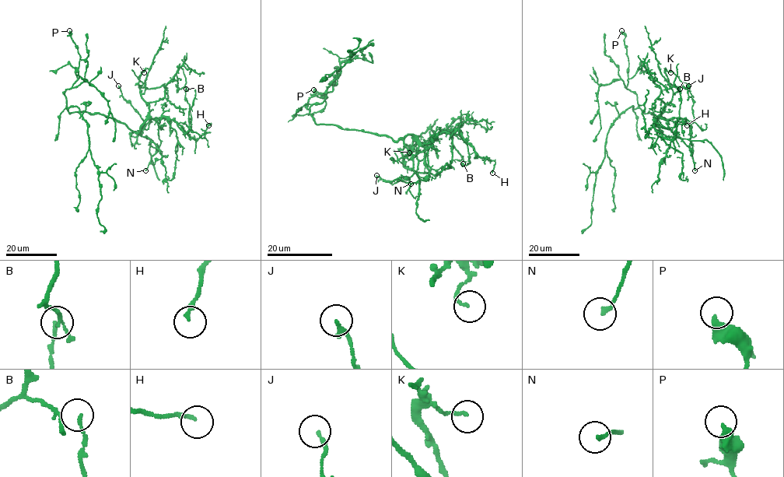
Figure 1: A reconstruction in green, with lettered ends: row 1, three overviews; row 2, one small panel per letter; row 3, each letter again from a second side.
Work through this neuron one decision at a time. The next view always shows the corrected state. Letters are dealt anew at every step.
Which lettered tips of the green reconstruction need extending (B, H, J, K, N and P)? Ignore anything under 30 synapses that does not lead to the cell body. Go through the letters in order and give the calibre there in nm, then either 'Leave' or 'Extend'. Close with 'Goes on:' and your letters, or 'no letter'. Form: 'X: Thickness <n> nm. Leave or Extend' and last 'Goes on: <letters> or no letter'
B: Thickness 80 nm. Leave
H: Thickness 180 nm. Leave
J: Thickness 200 nm. Leave
K: Thickness 140 nm. Leave
N: Thickness 170 nm. Leave
P: Thickness 360 nm. Leave
Goes on: no letter

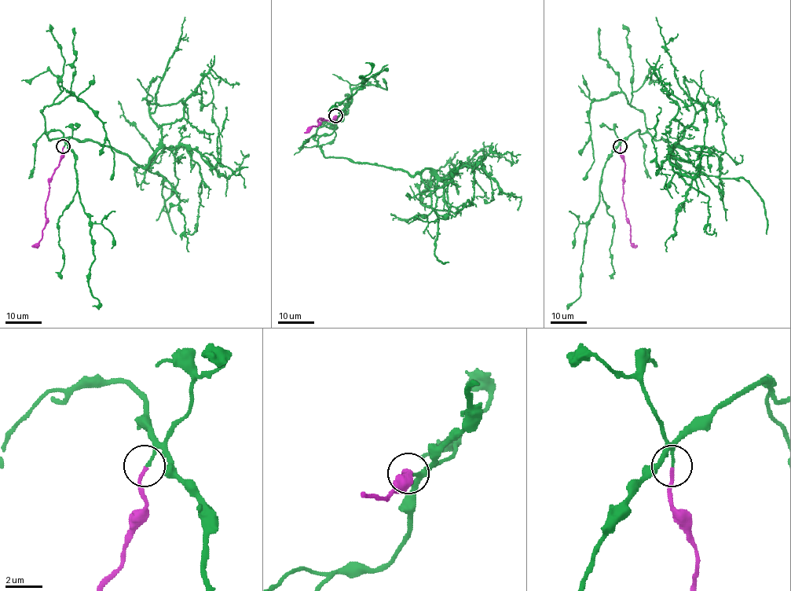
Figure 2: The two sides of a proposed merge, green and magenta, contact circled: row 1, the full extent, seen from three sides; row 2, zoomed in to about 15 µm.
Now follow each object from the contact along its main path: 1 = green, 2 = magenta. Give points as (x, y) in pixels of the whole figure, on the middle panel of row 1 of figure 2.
1: (335, 116), (318, 138), (326, 157), (442, 180), (471, 168), (474, 204), (457, 211)
2: (335, 116), (331, 121), (320, 118), (317, 126), (311, 126), (304, 132)

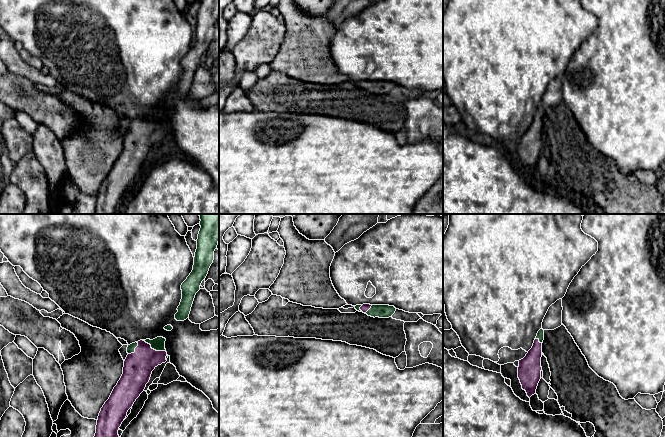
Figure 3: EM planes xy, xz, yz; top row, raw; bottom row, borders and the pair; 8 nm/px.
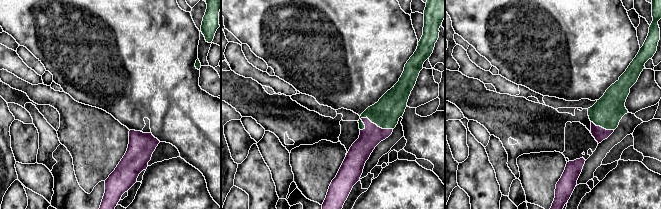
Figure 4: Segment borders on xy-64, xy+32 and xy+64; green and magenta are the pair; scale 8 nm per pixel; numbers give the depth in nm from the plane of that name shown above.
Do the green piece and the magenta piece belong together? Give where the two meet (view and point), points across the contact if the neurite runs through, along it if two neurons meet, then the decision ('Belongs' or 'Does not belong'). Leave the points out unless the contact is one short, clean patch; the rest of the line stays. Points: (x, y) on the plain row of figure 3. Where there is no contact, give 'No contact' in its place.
Touches green at xy (153, 124). Path across: xy (158, 120), (153, 124), (141, 136), (138, 142). Belongs

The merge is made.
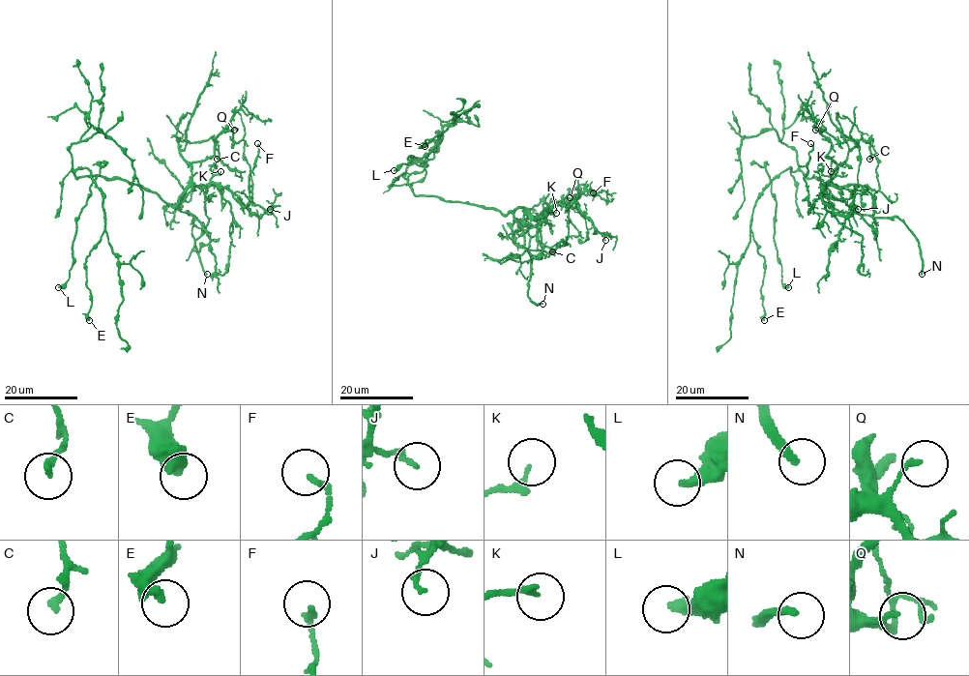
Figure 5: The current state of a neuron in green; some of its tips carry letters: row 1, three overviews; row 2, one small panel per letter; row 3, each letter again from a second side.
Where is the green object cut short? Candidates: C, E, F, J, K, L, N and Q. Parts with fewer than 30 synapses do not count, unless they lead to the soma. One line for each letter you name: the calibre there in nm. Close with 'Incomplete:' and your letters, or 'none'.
N: 240 nm thick
Incomplete: N

